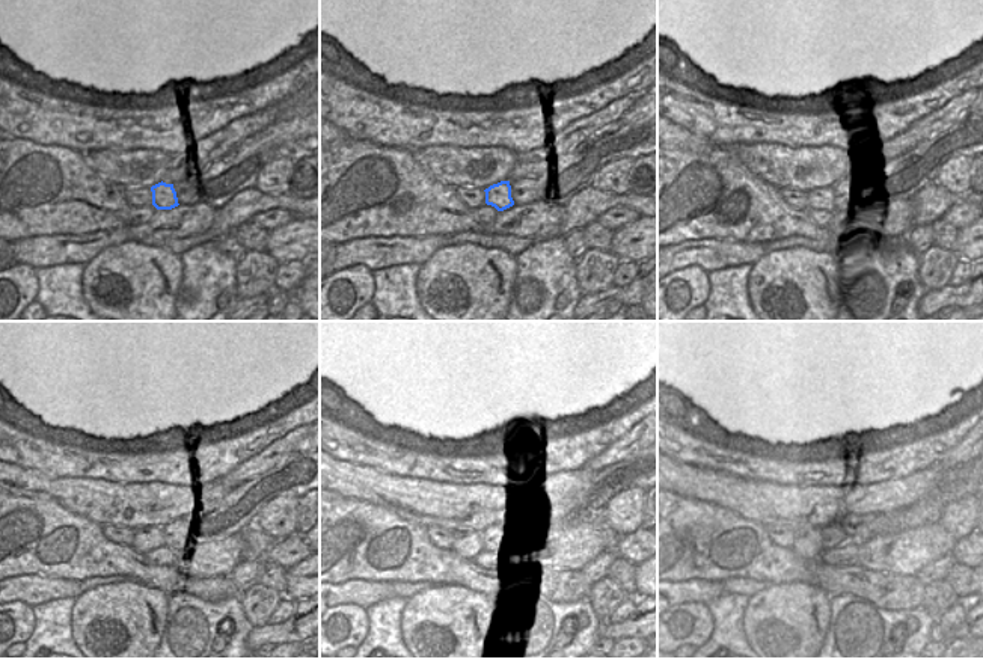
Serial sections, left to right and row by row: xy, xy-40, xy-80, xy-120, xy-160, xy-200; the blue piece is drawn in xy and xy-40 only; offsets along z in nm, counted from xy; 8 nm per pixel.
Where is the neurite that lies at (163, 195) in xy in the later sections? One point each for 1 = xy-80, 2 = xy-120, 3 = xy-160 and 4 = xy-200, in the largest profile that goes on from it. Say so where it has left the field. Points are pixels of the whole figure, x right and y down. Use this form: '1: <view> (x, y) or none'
1: xy-80 (822, 199)
2: xy-120 (145, 540)
3: xy-160 (469, 543)
4: xy-200 (808, 543)

